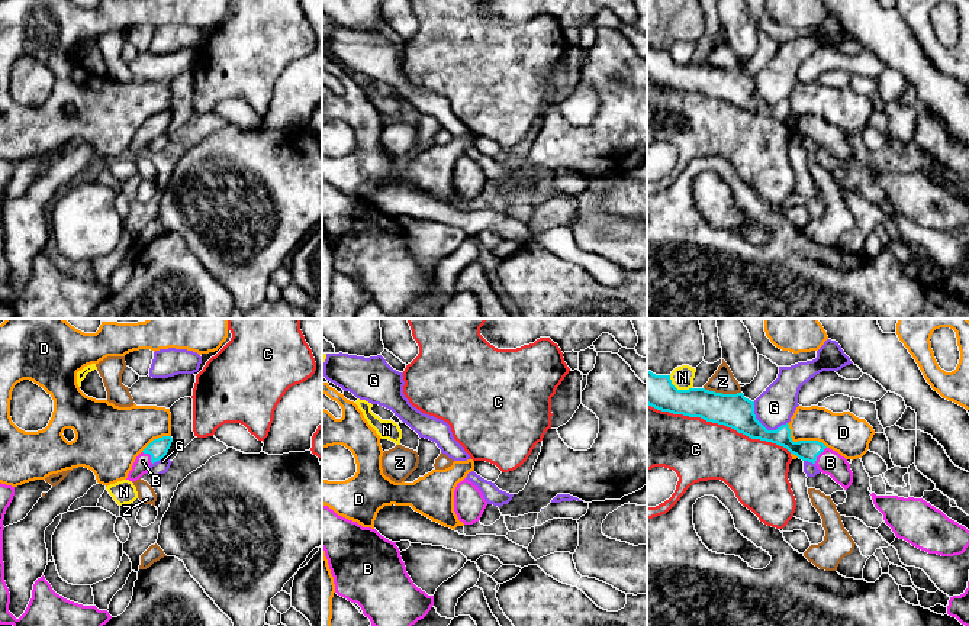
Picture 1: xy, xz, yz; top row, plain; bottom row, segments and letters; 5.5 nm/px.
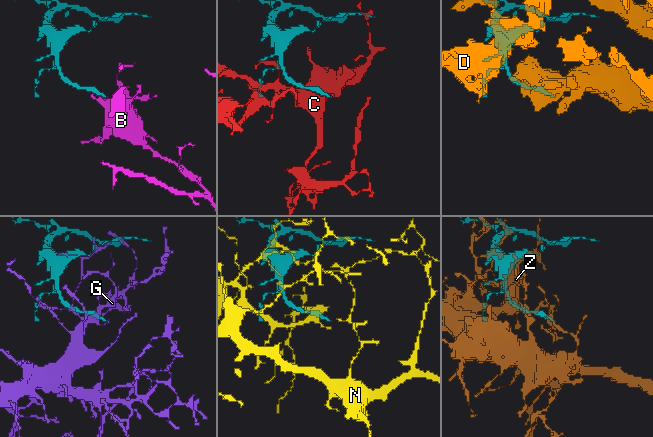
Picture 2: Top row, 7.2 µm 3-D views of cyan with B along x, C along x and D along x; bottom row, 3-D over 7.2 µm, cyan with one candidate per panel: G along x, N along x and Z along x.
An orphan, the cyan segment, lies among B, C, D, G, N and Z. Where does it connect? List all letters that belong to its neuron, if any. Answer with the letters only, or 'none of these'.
B

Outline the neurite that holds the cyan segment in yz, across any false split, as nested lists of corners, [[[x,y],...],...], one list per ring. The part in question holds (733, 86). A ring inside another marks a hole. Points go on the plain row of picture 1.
[[[647,45],[647,80],[673,90],[701,93],[724,100],[751,114],[760,114],[786,123],[802,136],[817,141],[847,165],[853,158],[850,139],[838,128],[818,116],[793,117],[789,100],[767,106],[754,90],[754,77],[743,68],[722,70],[705,64],[677,65],[670,51],[656,51]]]

